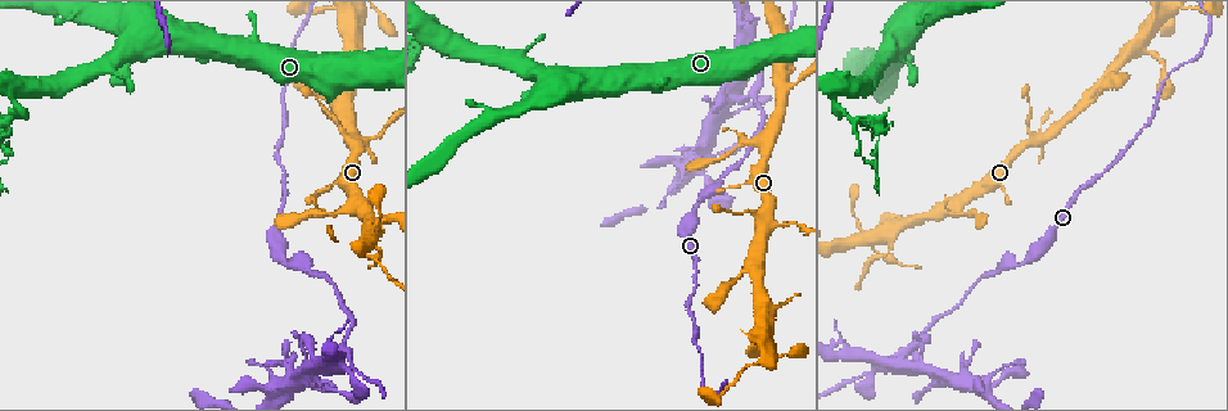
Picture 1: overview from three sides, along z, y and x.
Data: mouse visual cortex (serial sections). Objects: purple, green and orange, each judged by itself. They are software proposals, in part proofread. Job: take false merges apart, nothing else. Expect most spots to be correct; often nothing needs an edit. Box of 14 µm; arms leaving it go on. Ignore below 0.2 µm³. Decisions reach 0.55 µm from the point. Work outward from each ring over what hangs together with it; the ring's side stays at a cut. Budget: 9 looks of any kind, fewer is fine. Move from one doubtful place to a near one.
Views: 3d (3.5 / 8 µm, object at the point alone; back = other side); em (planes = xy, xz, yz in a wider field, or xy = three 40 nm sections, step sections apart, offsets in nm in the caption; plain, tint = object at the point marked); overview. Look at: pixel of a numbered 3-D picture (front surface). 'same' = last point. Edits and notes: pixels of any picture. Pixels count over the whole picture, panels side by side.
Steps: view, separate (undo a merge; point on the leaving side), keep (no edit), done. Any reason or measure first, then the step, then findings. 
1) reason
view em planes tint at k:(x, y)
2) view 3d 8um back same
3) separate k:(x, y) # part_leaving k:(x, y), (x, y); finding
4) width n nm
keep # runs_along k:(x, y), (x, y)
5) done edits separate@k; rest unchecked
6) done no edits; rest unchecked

view 3d 8um at 1:(763, 218)

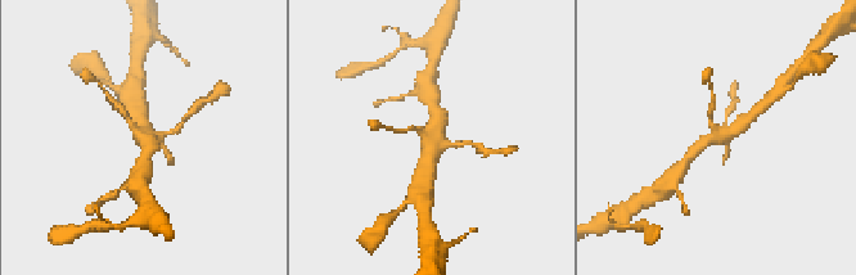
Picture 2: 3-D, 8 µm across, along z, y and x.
view 3d 3.5um at 2:(715, 138)

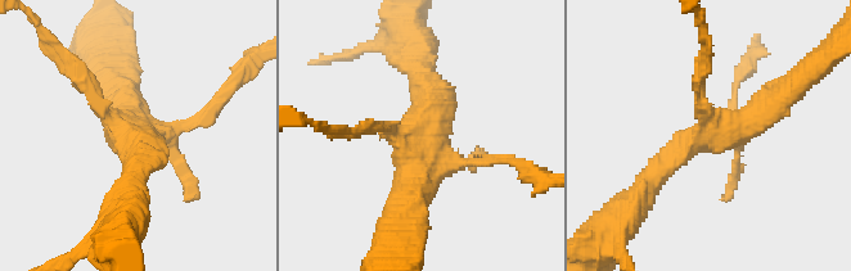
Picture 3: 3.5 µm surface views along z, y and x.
view em xy step 2 tint at 3:(137, 137)

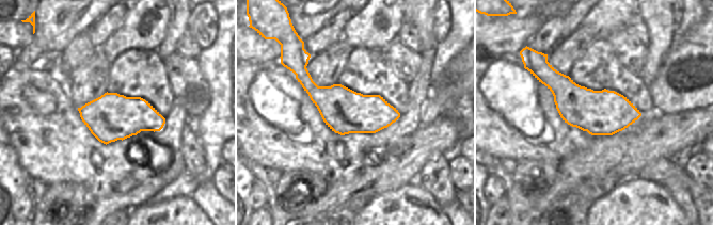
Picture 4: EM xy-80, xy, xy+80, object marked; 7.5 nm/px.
keep # runs_along 3:(647, 185), (782, 95); all the same cell

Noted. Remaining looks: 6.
abrupt turn
view 3d 8um back at 1:(892, 249)

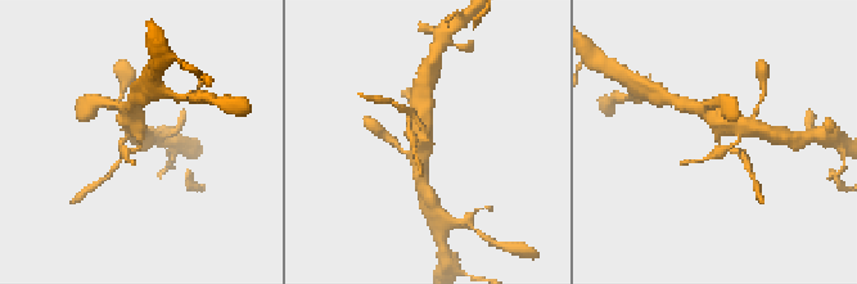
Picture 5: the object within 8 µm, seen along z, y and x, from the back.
closer look
view 3d 3.5um at 5:(141, 137)

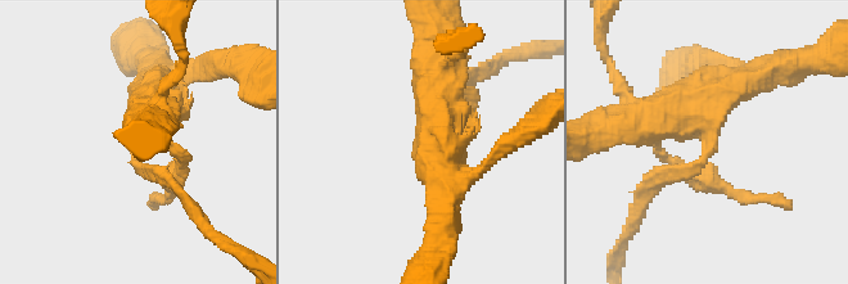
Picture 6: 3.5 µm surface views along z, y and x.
arms 3; arm_widths 150, 450, 600 nm; now the EM
view em planes tint at 6:(712, 148)

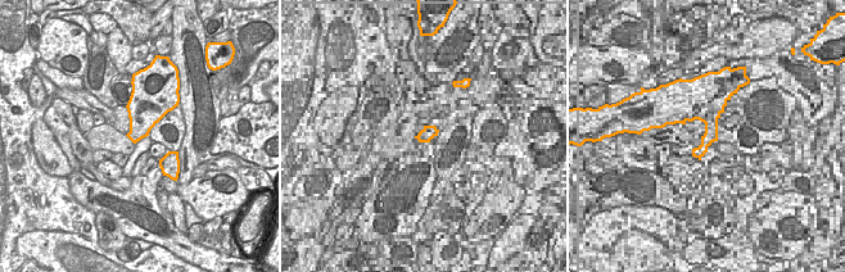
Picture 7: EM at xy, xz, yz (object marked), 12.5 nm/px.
keep # runs_along 6:(743, 82), (707, 113), (707, 153), (654, 189); one cell here

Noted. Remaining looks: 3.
three arms meet
view 3d 8um at 1:(341, 347)

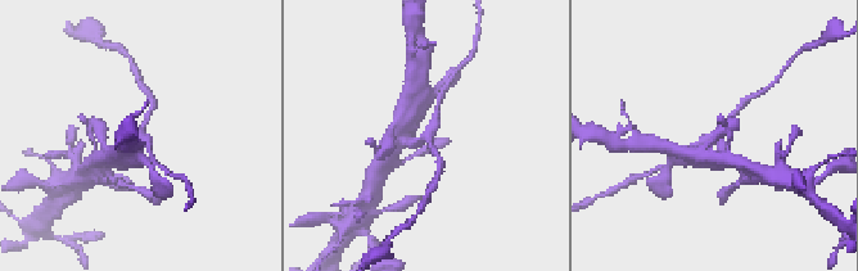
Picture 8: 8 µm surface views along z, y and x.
view 3d 3.5um back at 8:(430, 133)

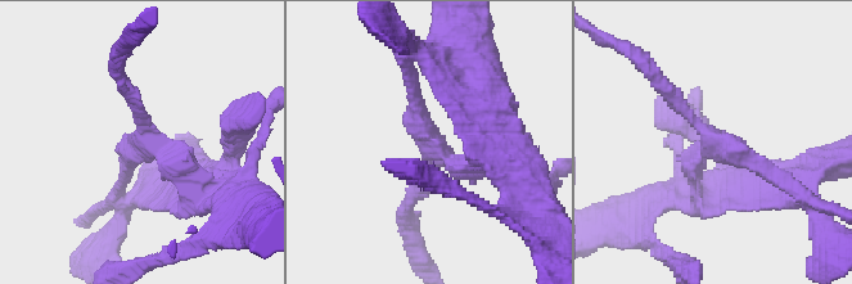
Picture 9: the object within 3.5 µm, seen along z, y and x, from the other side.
arms 3; arm_widths 200, 200, 200 nm
view em xy step 3 tint at 9:(436, 149)

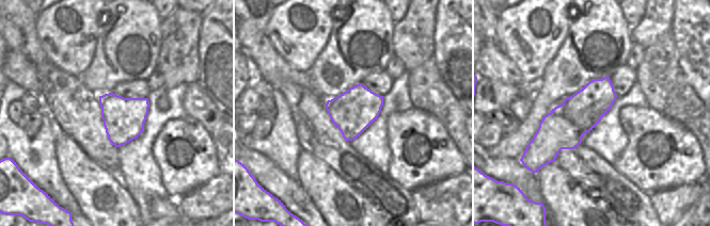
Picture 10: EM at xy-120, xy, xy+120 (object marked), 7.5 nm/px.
keep # runs_along 9:(120, 76), (140, 131), (207, 198); one cell here

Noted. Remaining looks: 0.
done no edits; rest unchecked

